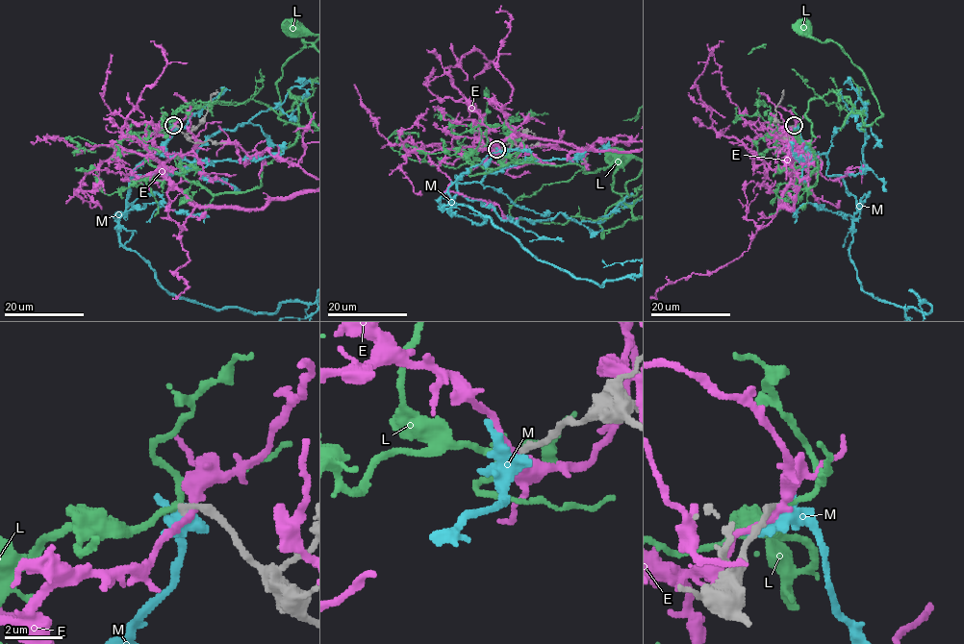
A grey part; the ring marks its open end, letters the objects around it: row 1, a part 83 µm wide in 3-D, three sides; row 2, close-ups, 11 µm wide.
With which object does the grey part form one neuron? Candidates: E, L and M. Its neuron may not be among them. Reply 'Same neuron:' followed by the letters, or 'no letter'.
Same neuron: L

